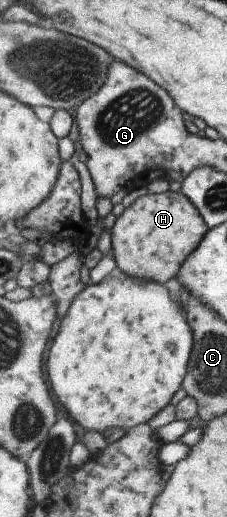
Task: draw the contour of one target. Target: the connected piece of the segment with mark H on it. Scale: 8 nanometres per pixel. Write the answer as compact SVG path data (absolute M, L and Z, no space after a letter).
M167 190L164 193L140 196L124 208L110 228L110 252L115 260L115 271L123 272L131 278L143 278L163 284L175 276L184 258L199 244L207 229L198 210L180 192Z

